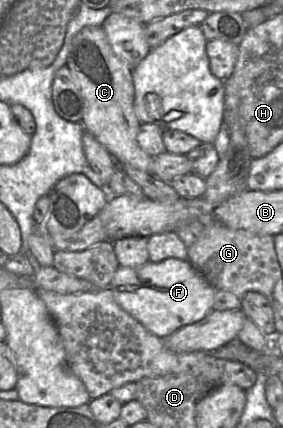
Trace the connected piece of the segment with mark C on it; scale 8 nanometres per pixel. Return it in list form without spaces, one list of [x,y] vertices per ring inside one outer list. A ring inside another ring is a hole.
[[[86,26],[74,36],[66,66],[83,97],[85,130],[93,134],[116,161],[152,172],[152,157],[137,142],[141,123],[134,112],[132,70],[114,53],[103,26]]]

